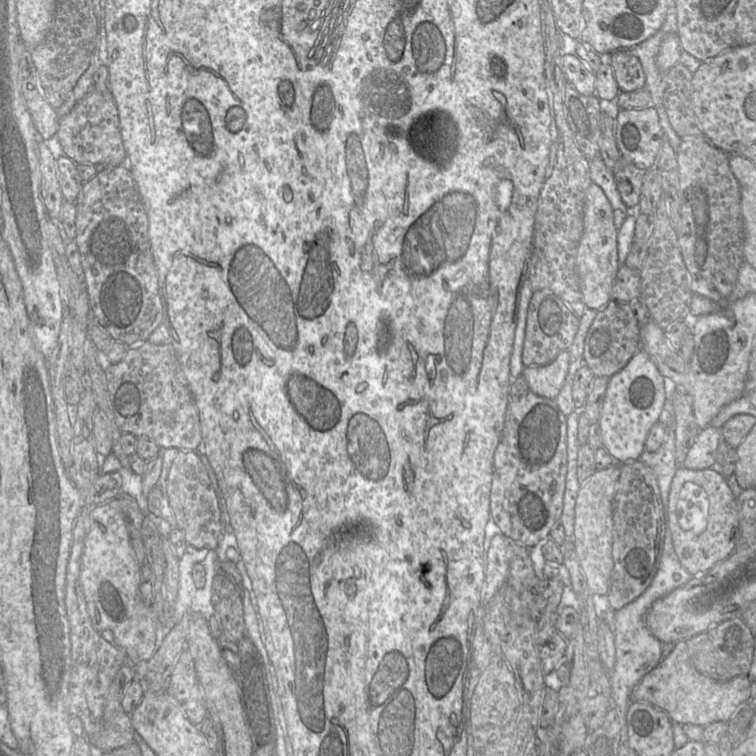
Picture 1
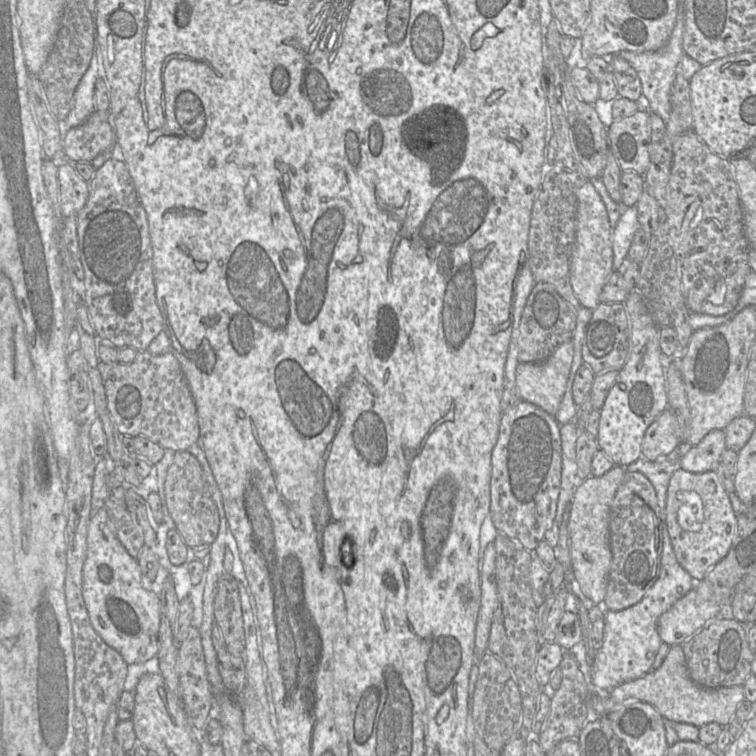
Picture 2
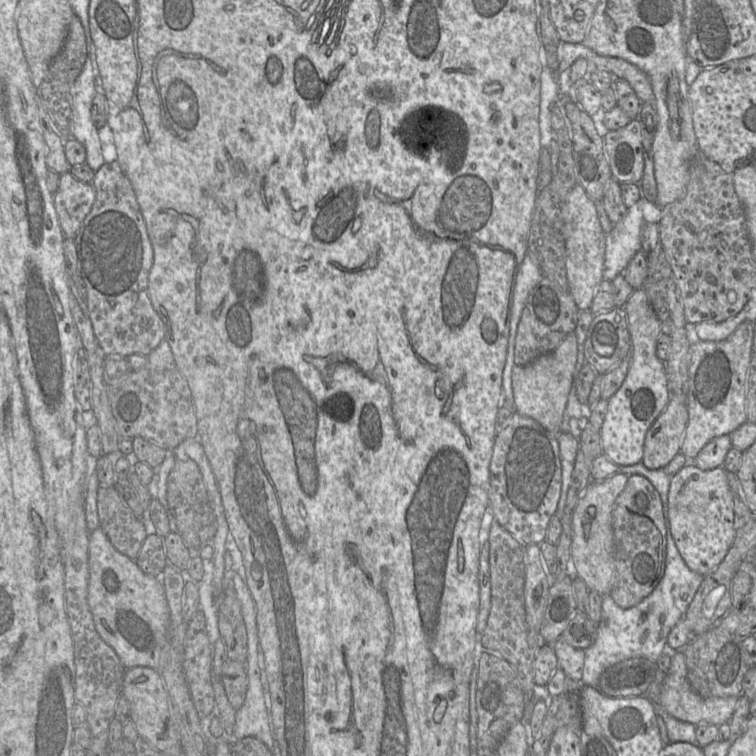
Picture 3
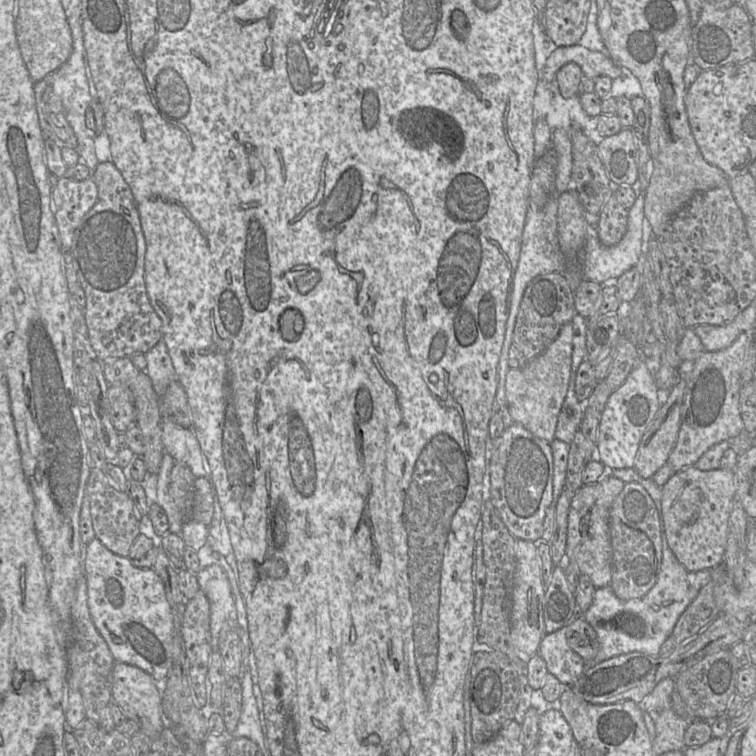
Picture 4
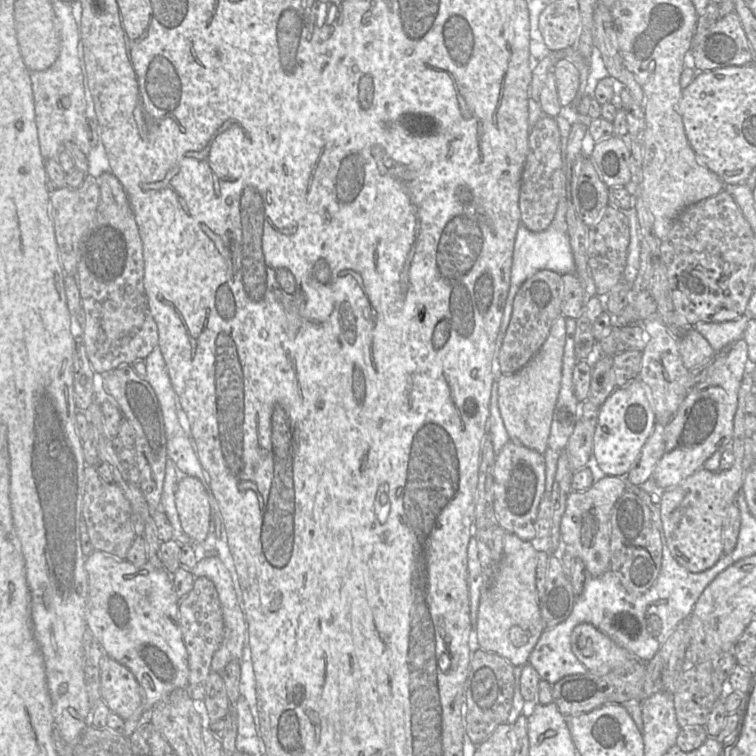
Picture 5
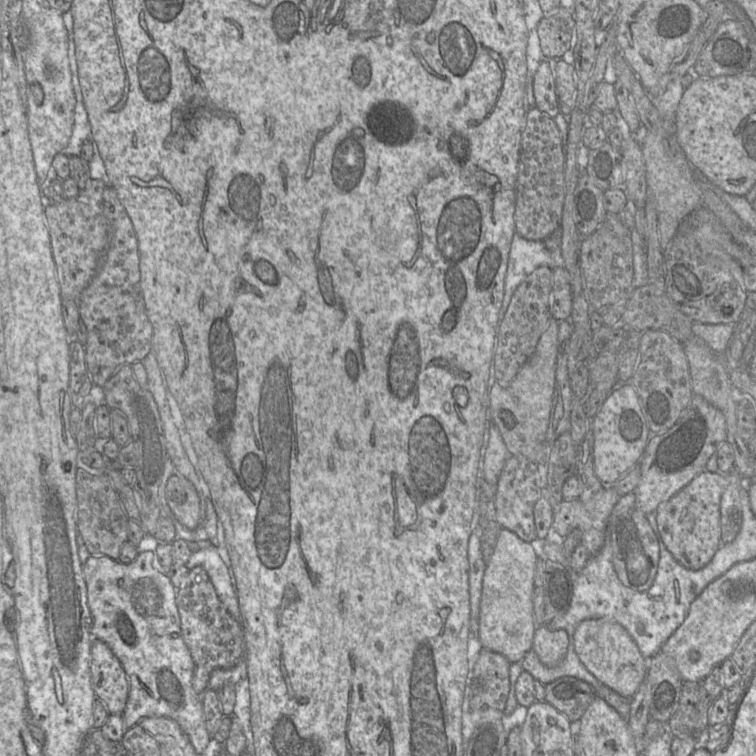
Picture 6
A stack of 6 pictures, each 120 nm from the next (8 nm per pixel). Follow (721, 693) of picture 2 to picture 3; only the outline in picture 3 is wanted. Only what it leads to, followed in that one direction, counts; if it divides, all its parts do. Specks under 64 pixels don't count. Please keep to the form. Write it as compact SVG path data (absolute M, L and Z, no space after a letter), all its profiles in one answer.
M682 650L672 652L671 664L662 683L658 704L674 718L692 723L694 726L717 725L729 722L736 709L739 697L702 698L691 687L687 679L685 656Z

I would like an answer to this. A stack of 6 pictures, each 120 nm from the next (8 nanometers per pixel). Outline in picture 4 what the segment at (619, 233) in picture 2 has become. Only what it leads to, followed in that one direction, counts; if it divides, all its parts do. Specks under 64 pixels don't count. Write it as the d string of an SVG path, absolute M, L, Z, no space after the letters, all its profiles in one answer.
M641 193L637 196L634 204L628 210L627 231L621 241L614 246L604 246L598 239L597 231L587 227L586 244L582 255L582 278L591 282L601 284L608 280L617 280L622 274L635 267L645 247L647 241L643 233L643 220L645 196Z

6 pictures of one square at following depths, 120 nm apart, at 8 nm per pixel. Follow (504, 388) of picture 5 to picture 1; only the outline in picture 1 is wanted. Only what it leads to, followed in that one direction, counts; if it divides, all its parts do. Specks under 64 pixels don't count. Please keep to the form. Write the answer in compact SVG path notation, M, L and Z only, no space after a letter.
M563 351L547 365L524 367L522 376L529 391L541 397L555 399L564 384L568 368L569 352Z

